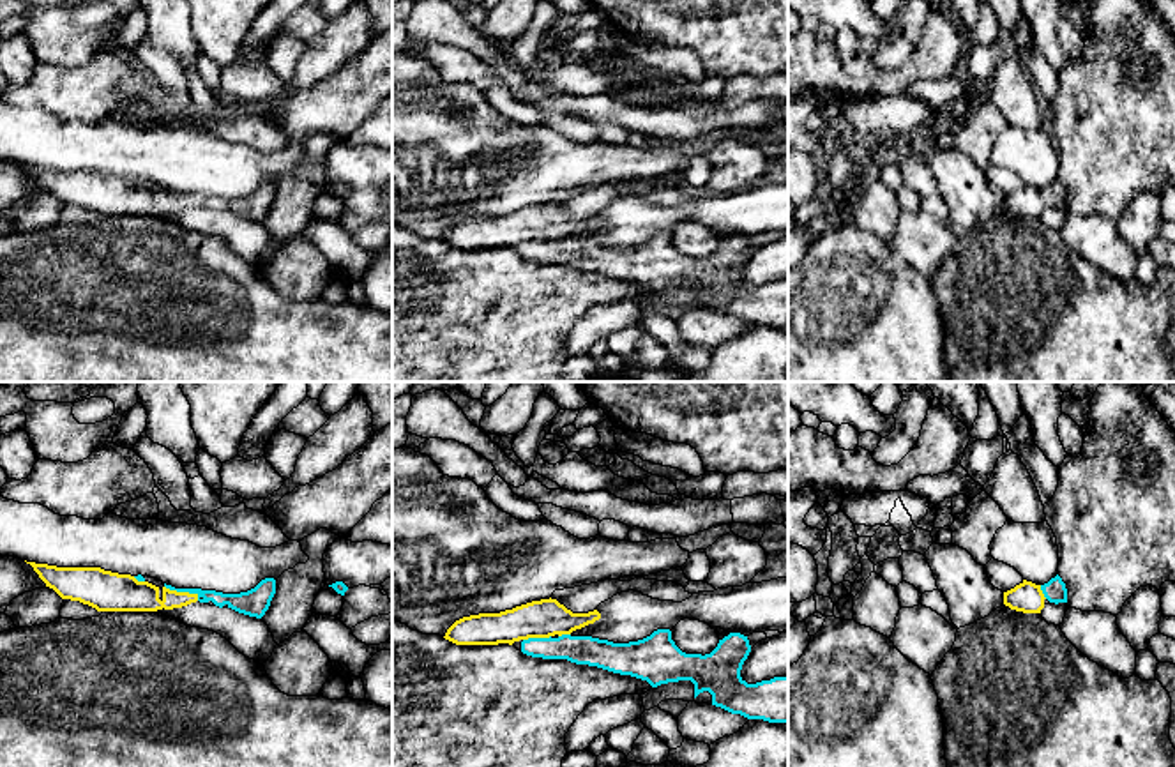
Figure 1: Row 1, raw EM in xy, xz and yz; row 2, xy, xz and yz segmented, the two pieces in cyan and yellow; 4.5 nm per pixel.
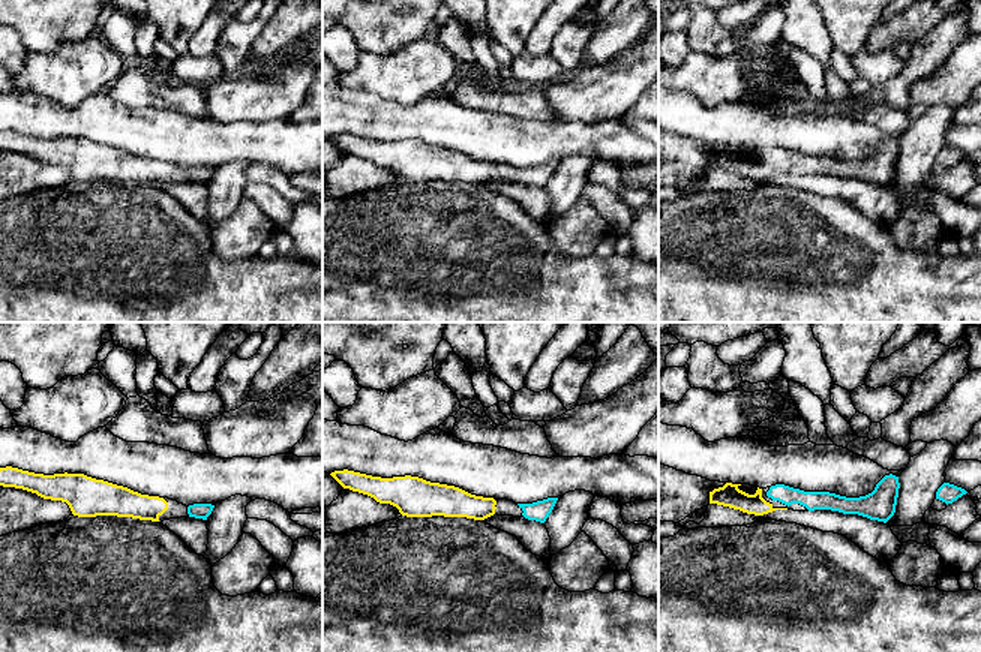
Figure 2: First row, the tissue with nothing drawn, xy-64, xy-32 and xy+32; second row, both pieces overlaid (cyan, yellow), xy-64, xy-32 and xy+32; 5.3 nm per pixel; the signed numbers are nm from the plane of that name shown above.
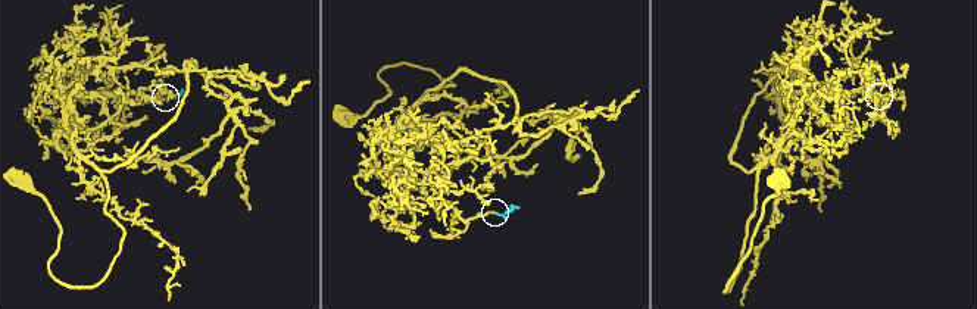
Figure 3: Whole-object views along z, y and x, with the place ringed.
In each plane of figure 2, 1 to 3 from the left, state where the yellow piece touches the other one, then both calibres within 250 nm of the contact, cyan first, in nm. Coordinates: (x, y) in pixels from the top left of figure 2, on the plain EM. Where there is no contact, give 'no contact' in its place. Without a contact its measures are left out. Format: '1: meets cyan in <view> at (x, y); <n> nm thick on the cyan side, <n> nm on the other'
1: no contact
2: no contact
3: no contact

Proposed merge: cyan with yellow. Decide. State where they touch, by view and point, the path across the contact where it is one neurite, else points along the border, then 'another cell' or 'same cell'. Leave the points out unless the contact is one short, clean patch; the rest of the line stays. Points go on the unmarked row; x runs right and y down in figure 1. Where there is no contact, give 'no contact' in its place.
contact xy (182, 195); way xy (235, 205), (182, 195), (166, 207), (128, 198); same cell

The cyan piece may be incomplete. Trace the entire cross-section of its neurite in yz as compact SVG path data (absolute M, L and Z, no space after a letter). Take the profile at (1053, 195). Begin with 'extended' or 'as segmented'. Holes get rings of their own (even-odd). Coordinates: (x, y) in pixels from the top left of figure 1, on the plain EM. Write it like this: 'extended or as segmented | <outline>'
extended | M1058 178L1044 189L1023 184L1014 193L1004 196L1004 209L1023 217L1041 217L1046 203L1055 209L1067 207L1067 193Z

